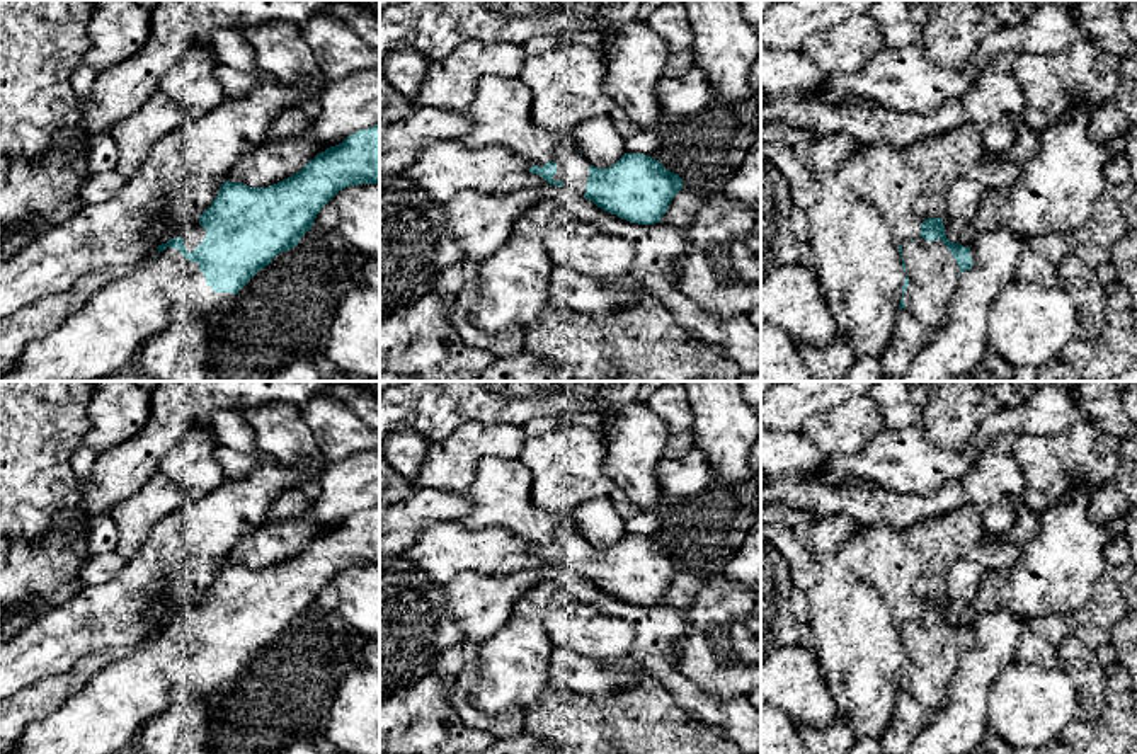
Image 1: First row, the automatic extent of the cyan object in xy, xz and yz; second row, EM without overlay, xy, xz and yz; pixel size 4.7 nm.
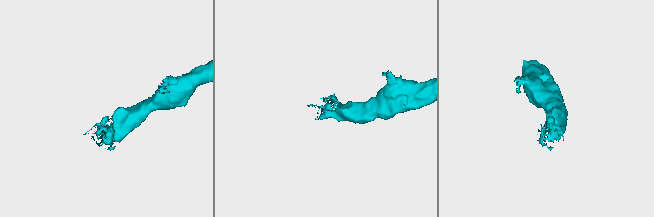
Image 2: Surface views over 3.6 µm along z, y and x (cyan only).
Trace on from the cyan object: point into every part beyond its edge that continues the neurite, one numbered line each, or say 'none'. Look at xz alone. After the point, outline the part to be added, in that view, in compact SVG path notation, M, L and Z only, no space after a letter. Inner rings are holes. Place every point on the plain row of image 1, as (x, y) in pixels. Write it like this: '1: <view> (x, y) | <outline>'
1: xz (572, 550) | M570 524L562 526L548 541L557 545L553 562L562 562L565 568L586 575L591 545Z

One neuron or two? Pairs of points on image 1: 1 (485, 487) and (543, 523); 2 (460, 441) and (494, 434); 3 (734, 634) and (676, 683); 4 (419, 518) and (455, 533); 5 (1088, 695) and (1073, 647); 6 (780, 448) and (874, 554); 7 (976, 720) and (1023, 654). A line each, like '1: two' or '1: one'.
1: one
2: one
3: two
4: two
5: one
6: two
7: two

